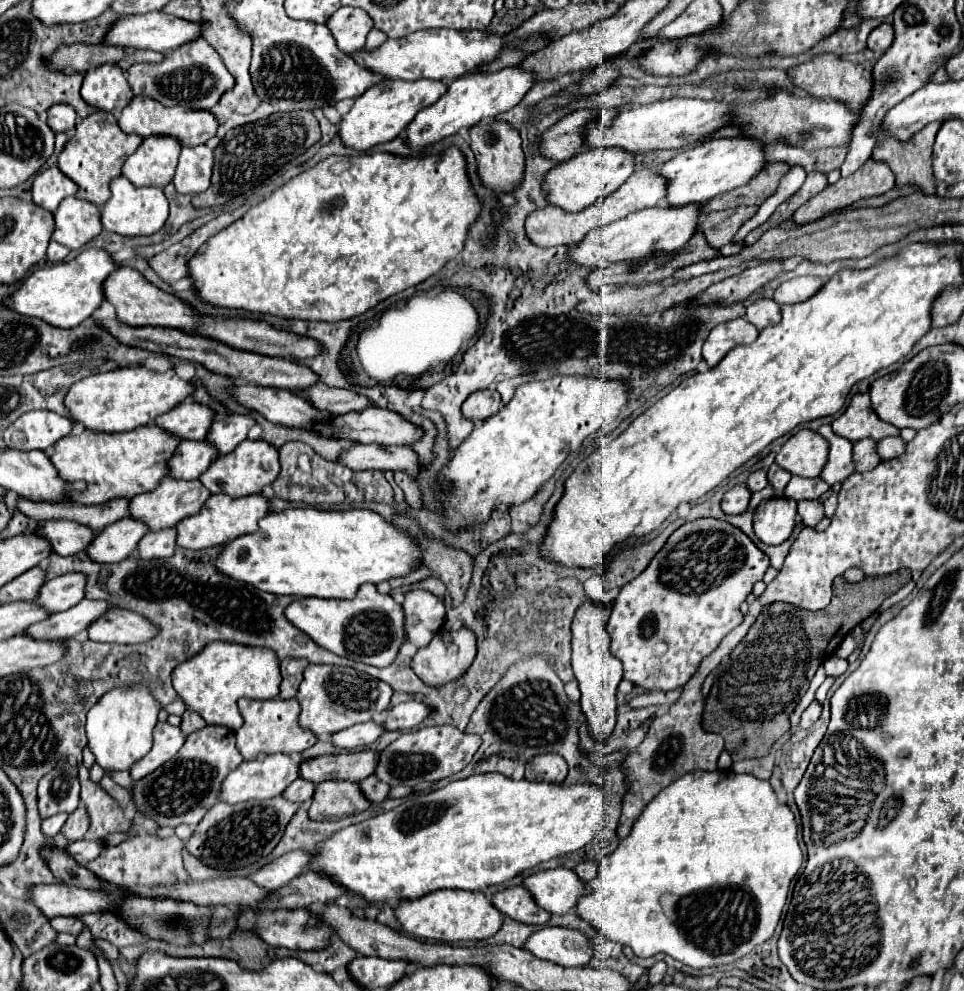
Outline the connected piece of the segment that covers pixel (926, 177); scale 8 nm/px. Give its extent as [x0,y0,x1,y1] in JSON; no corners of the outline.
[872,123,940,195]

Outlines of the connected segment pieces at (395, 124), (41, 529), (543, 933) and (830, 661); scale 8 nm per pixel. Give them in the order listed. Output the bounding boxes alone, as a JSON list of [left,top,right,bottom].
[[338,79,446,151],[36,521,94,555],[524,927,592,967],[824,655,848,679]]

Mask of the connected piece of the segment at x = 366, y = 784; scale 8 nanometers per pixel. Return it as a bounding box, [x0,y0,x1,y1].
[360,775,390,803]

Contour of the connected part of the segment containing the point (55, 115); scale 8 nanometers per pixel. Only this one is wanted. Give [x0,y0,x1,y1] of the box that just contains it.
[48,103,78,133]

